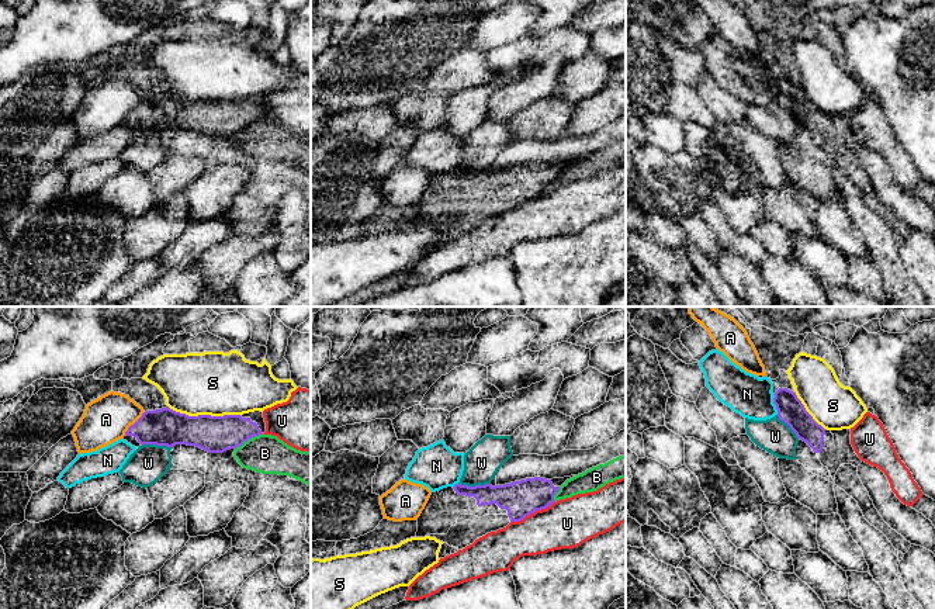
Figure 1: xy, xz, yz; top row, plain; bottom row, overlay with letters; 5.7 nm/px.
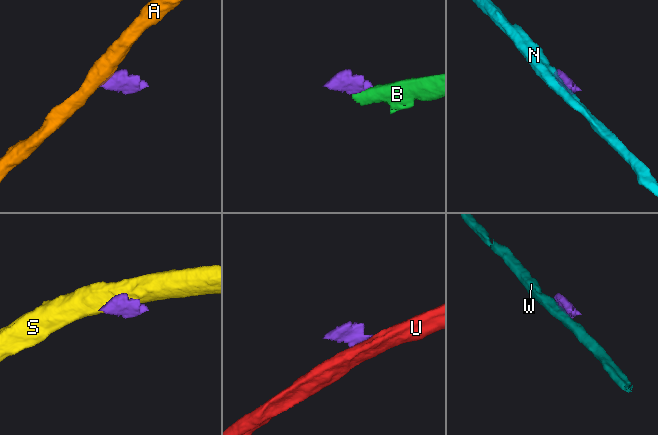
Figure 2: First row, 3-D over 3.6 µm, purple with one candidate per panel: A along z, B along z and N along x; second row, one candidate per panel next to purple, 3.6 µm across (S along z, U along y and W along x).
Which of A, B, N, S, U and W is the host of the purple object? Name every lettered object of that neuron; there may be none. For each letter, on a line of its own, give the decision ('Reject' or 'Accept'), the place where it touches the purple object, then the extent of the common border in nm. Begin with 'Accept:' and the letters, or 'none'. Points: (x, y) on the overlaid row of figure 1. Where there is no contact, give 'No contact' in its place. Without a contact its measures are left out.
Accept: none
A: Reject. Touches purple at xy (134, 424). Shared border 180 nm
B: Reject. Touches purple at xy (248, 439). Shared border 180 nm
N: Reject. Touches purple at yz (775, 404). Shared border 110 nm
S: Reject. Touches purple at xy (204, 415). Shared border 420 nm
U: Reject. Touches purple at xz (532, 512). Shared border 280 nm
W: Reject. Touches purple at xz (475, 485). Shared border 180 nm

